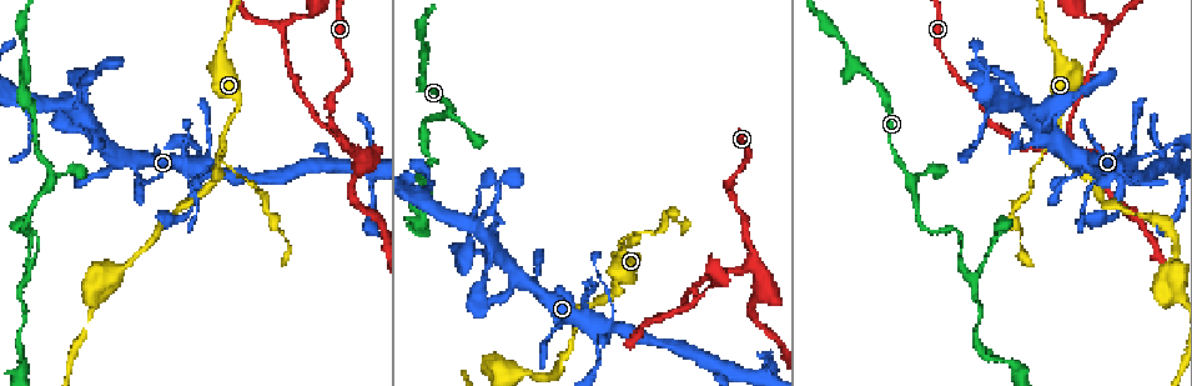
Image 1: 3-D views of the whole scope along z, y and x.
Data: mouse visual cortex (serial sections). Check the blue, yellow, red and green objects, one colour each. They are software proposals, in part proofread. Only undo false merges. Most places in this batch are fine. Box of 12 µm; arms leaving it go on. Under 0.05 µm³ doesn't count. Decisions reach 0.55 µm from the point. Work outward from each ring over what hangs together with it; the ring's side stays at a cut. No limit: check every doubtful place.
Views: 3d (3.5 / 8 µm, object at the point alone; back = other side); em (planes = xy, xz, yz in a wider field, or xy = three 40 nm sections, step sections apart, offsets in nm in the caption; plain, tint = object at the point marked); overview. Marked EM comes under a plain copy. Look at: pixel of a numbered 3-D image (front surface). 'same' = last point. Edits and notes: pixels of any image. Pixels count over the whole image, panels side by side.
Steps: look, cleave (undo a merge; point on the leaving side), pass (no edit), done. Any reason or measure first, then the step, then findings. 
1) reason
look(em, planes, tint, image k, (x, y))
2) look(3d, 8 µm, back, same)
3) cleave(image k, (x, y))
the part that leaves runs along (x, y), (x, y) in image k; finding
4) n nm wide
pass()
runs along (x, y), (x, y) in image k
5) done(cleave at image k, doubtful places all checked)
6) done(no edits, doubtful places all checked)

a narrow waist
look(3d, 3.5 µm, image 1, (38, 243))

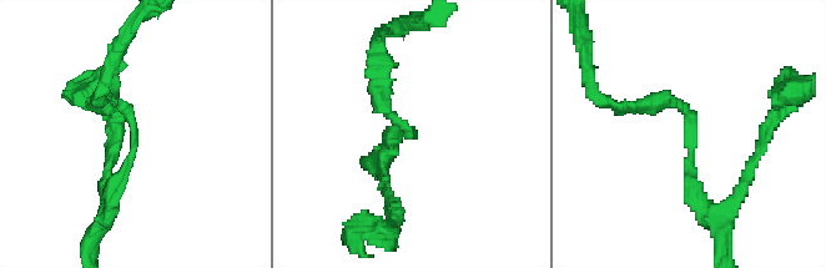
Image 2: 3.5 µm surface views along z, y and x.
arms of 200, 200 nm
look(em, xy, step 2, tint, image 2, (691, 133))

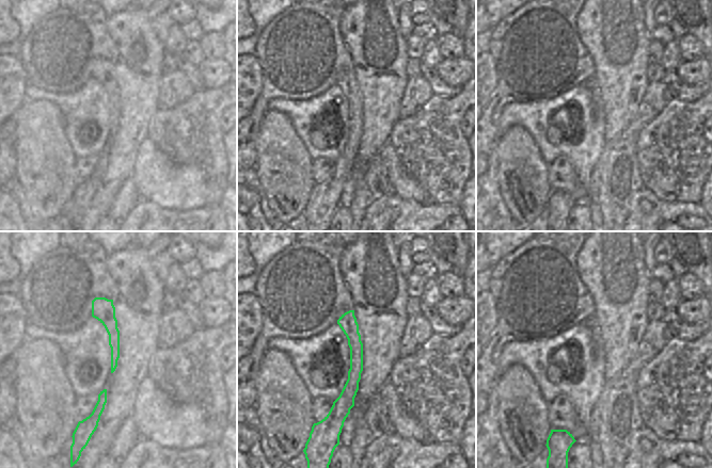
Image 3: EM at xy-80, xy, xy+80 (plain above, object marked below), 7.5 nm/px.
pass()
runs along (100, 105), (135, 131), (111, 208) in image 2; one cell here

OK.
sharp bend
look(3d, 3.5 µm, image 1, (971, 279))

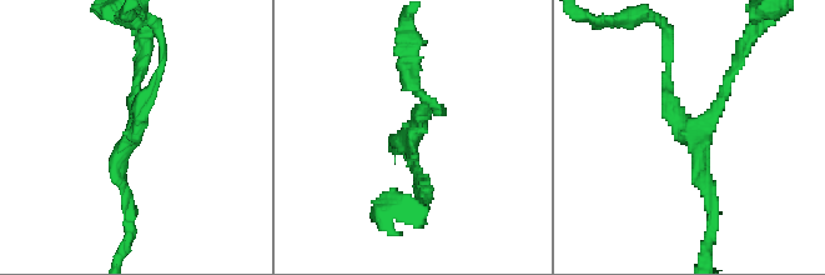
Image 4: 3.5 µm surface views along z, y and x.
3 arms; arms of 150, 150, 150 nm
look(em, xy, step 1, tint, image 4, (133, 136))

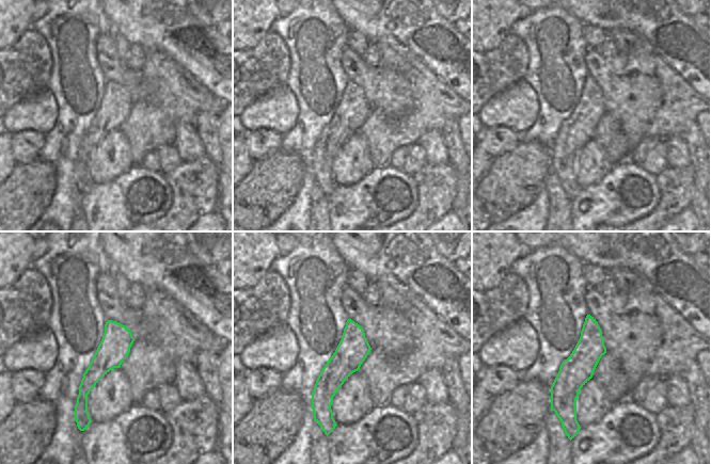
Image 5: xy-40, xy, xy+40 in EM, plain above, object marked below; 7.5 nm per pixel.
cut it another way
look(em, xy, step 5, tint, same)

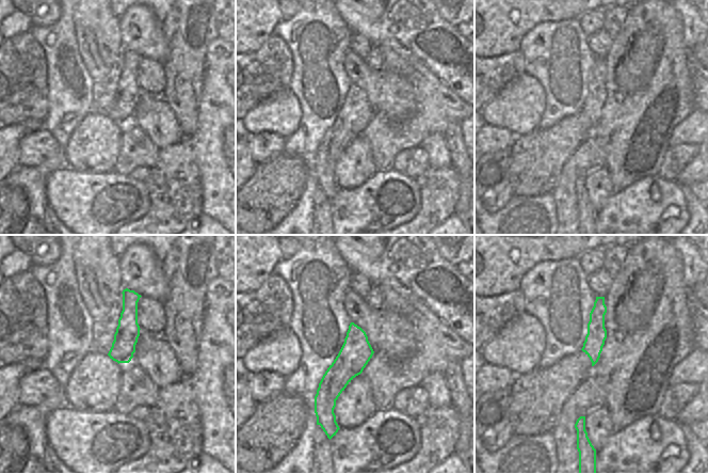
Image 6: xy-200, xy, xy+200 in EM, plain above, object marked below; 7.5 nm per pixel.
pass()
runs along (352, 326), (331, 421) in image 6; all the same cell

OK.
arms part here
look(3d, 8 µm, image 1, (682, 312))

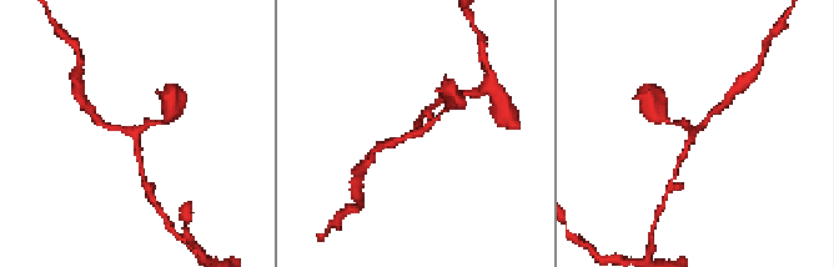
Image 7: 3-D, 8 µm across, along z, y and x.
3 arms; arms of 150, 150, 200 nm
look(em, planes, tint, image 7, (137, 132))

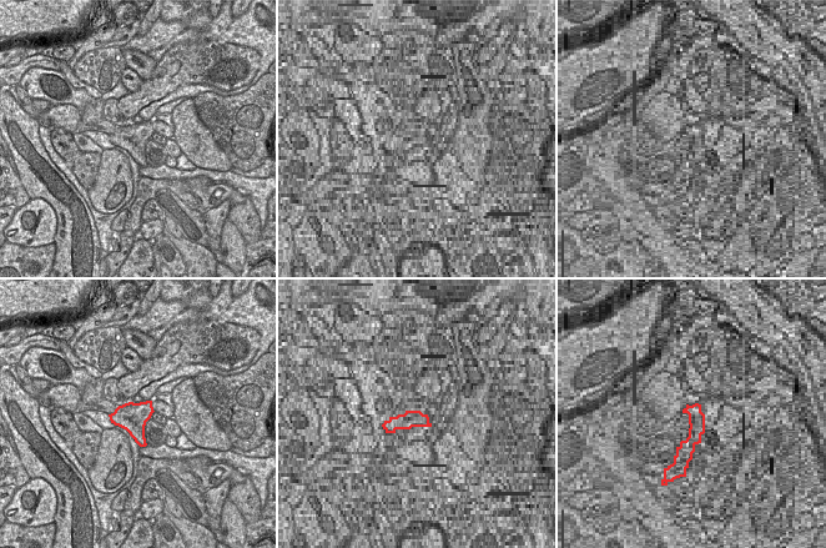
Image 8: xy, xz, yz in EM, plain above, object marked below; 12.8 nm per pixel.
pass()
runs along (141, 166), (135, 134), (162, 122) in image 7; one cell here

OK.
done(no edits, doubtful places all checked)

